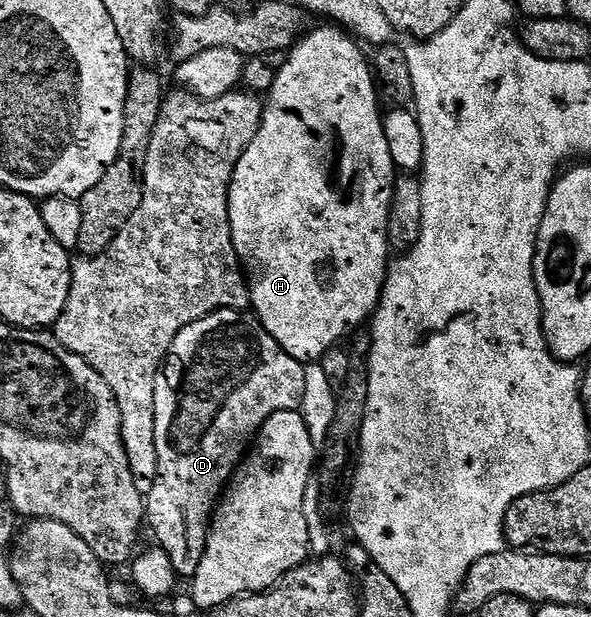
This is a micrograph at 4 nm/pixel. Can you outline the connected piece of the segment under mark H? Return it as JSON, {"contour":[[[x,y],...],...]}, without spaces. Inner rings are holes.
{"contour":[[[330,26],[334,28],[318,28],[307,31],[302,39],[289,49],[286,61],[284,62],[284,70],[280,70],[280,74],[276,74],[276,82],[270,87],[270,91],[264,100],[264,110],[262,121],[260,122],[259,132],[252,142],[244,150],[243,156],[236,162],[235,173],[232,174],[230,193],[228,194],[228,218],[231,222],[232,246],[235,247],[238,255],[239,265],[244,269],[244,275],[250,286],[250,303],[252,305],[253,315],[264,330],[268,330],[268,334],[272,334],[272,338],[276,338],[276,342],[288,354],[292,354],[292,358],[296,358],[302,364],[309,365],[321,361],[322,356],[328,349],[335,347],[346,335],[349,337],[355,330],[361,329],[362,324],[371,319],[374,315],[374,309],[378,307],[378,300],[382,296],[382,288],[386,284],[386,274],[392,263],[392,249],[390,247],[390,239],[388,238],[388,218],[390,217],[390,203],[392,202],[392,190],[394,189],[394,181],[396,179],[396,167],[389,154],[388,141],[385,138],[385,126],[383,124],[383,113],[378,113],[378,104],[380,105],[380,93],[376,87],[376,81],[372,71],[371,61],[364,53],[358,49],[359,41],[351,38],[341,27]]]}

